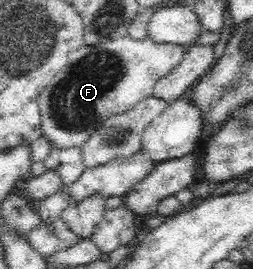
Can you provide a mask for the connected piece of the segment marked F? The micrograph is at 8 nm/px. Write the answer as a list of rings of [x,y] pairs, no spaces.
[[[128,34],[120,39],[108,40],[96,45],[86,44],[70,52],[69,63],[54,76],[38,98],[43,135],[57,149],[82,145],[107,118],[124,113],[139,101],[152,96],[155,83],[182,61],[185,51],[186,49],[184,50],[180,45],[156,43],[148,35],[146,39],[136,39]]]

